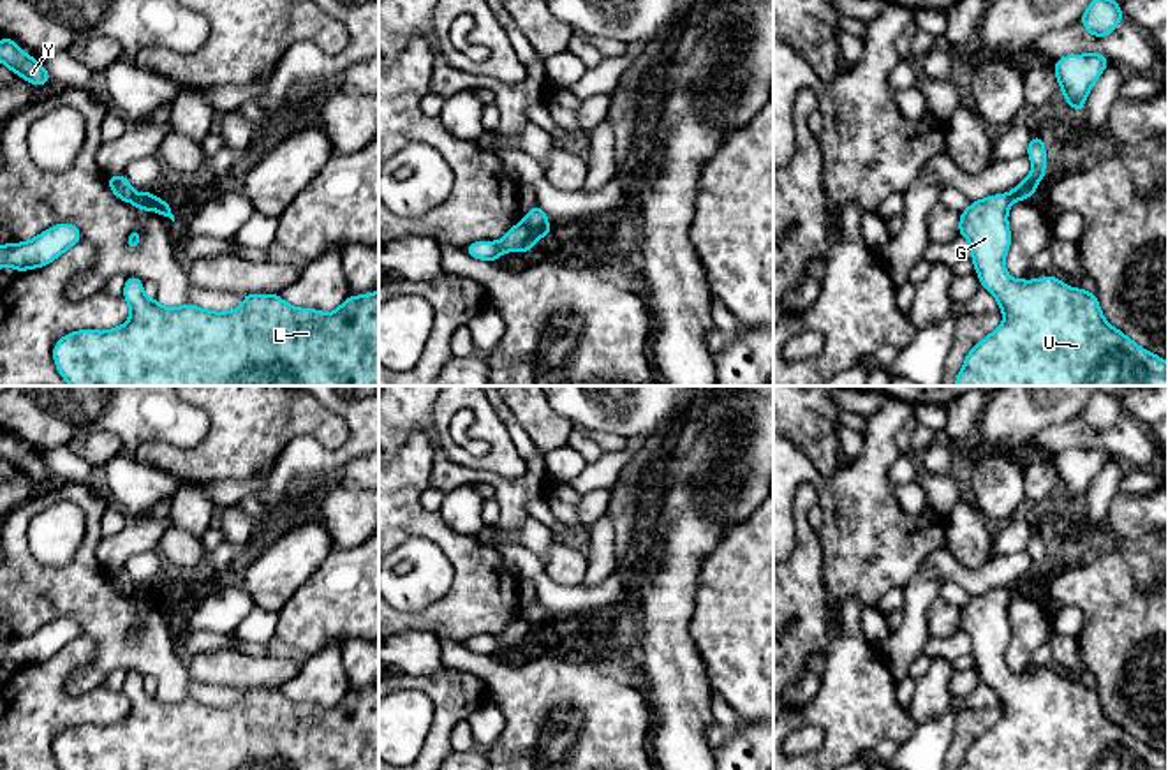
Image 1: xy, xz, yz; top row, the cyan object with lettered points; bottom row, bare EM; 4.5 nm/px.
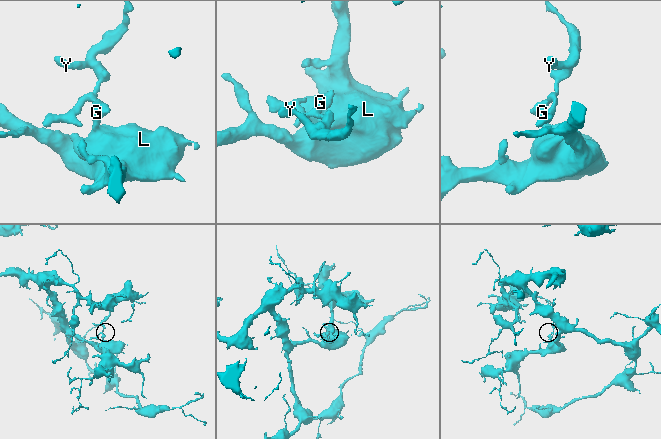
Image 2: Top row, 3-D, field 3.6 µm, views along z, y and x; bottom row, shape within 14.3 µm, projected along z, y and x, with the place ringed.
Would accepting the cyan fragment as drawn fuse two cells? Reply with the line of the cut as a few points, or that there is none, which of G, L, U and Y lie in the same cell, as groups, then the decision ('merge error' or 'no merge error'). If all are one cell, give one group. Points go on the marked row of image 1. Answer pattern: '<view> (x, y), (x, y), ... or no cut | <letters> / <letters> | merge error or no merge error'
xz (522, 222), (538, 235) | G L U / Y | merge error

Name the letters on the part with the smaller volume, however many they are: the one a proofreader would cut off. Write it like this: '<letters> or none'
Y

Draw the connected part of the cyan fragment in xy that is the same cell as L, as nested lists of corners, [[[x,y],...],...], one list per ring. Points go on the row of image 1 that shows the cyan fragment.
[[[127,277],[123,298],[130,307],[125,324],[109,331],[72,331],[53,347],[58,374],[70,386],[379,386],[379,291],[363,296],[349,296],[335,312],[324,314],[315,308],[296,308],[287,305],[280,294],[241,294],[243,305],[231,312],[211,312],[192,303],[183,307],[162,307],[159,300],[148,300],[143,280]]]

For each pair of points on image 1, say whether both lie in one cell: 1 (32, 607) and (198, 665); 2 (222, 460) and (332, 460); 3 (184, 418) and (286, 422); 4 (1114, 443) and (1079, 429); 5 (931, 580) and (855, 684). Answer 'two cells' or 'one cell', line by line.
1: two cells
2: two cells
3: two cells
4: one cell
5: two cells

